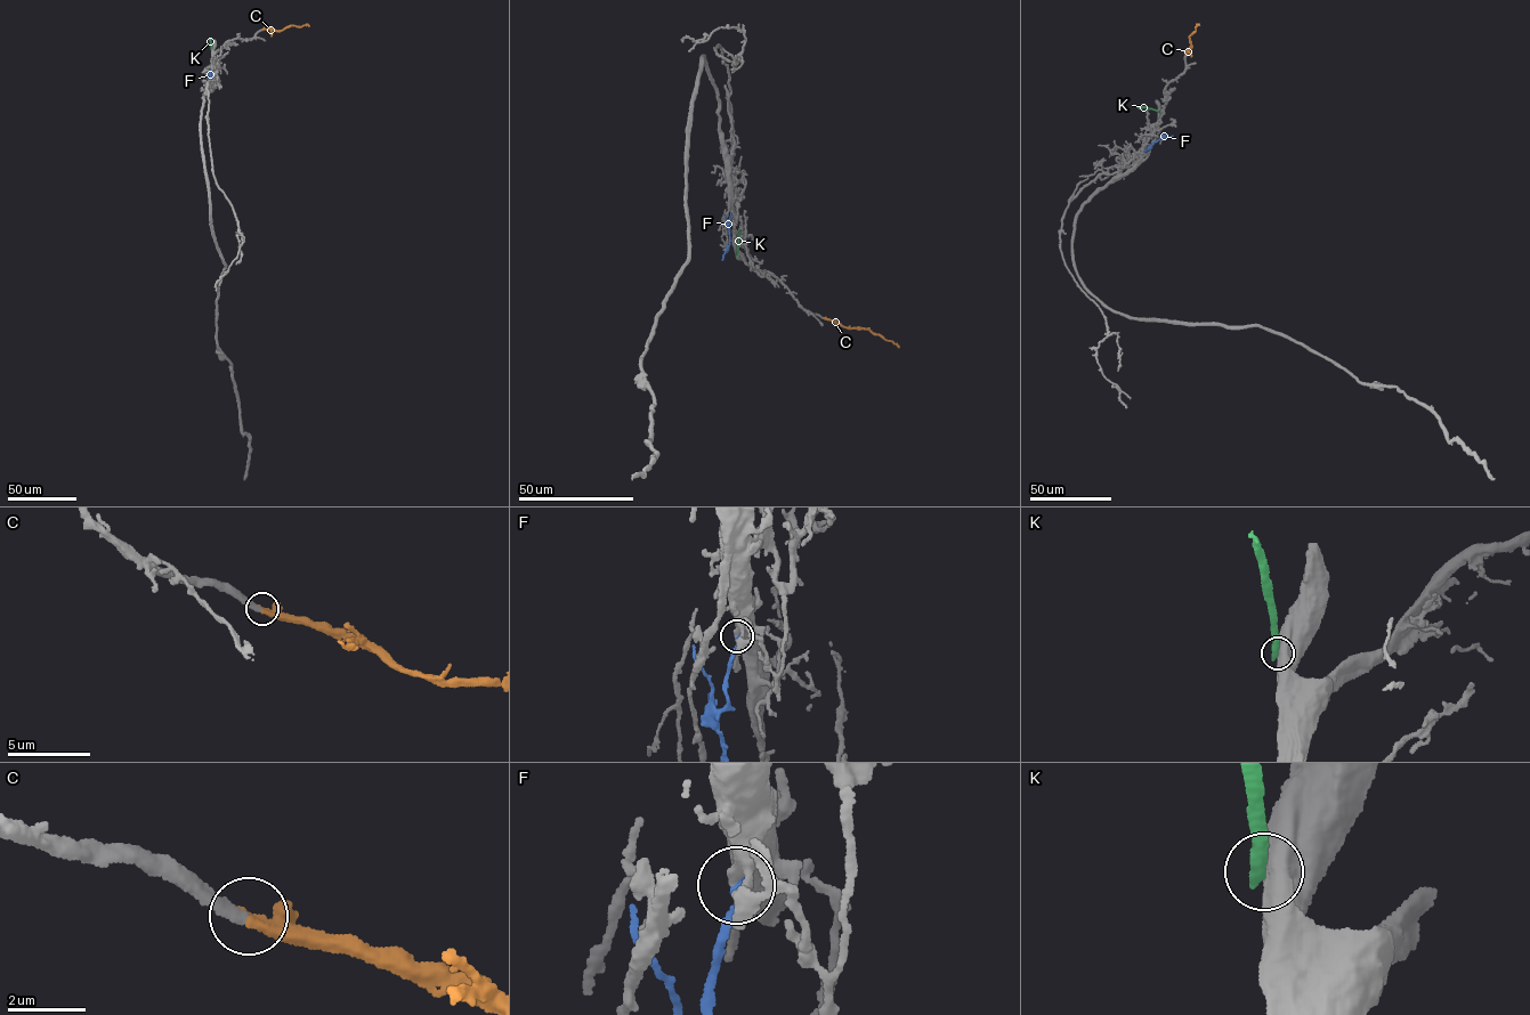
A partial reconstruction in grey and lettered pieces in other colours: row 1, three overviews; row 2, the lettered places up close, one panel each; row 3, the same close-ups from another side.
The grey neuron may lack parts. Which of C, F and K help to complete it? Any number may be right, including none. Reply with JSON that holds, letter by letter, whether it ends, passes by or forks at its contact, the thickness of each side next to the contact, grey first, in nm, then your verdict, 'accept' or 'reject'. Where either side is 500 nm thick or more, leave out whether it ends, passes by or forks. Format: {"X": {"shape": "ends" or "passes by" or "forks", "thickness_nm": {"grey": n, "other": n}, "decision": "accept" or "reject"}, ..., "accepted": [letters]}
{"C": {"shape": "ends", "thickness_nm": {"grey": 340, "other": 440}, "decision": "accept"}, "F": {"shape": "ends", "thickness_nm": {"grey": 280, "other": 380}, "decision": "reject"}, "K": {"thickness_nm": {"grey": 950, "other": 380}, "decision": "reject"}, "accepted": ["C"]}

